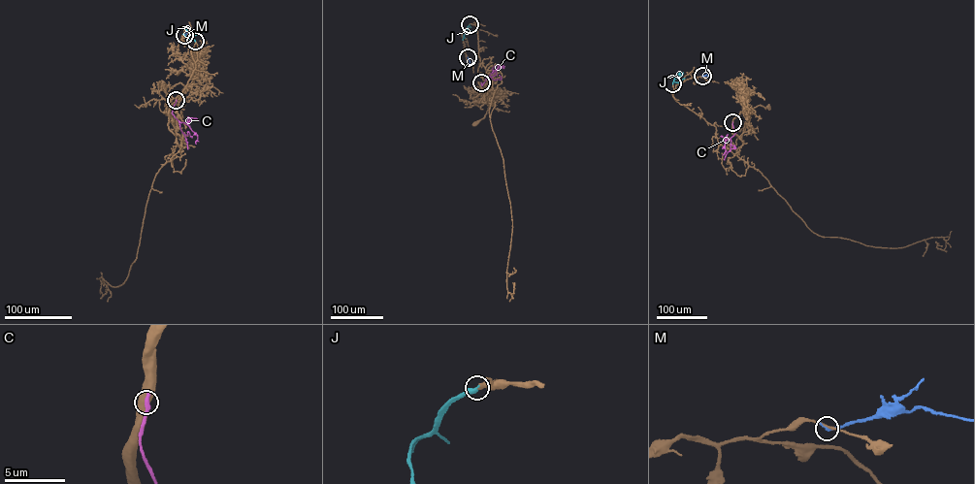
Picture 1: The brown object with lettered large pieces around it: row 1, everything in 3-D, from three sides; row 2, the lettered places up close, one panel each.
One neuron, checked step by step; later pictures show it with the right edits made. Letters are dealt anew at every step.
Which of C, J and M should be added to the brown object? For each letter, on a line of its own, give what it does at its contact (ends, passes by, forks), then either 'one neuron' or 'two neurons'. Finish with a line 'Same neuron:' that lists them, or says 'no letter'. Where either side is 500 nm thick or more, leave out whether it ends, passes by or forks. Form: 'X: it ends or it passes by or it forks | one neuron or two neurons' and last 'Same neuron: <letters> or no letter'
C: two neurons
J: it ends | one neuron
M: it ends | two neurons
Same neuron: J

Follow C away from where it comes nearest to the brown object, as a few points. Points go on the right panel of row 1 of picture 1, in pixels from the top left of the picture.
C: (732, 122), (736, 132), (725, 141), (726, 151), (723, 154)

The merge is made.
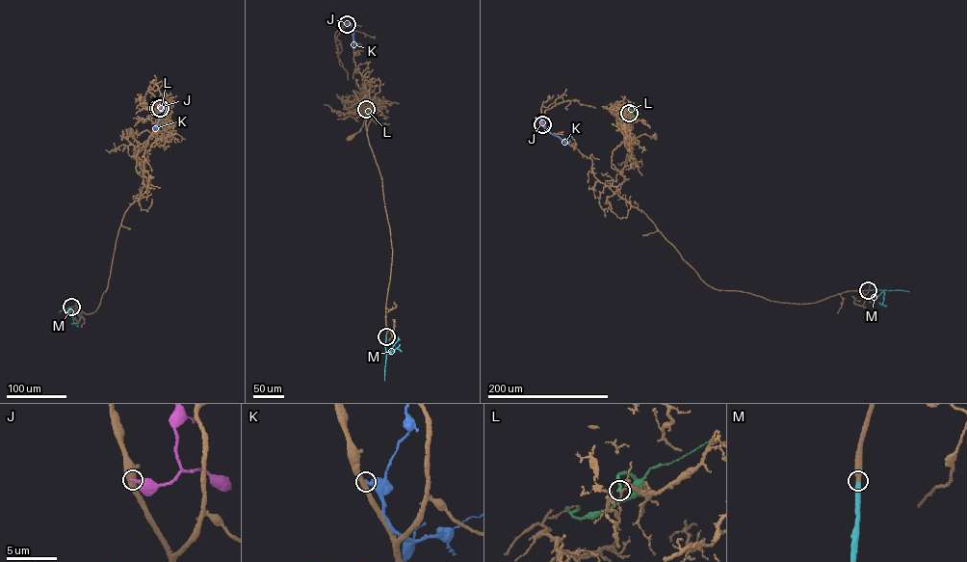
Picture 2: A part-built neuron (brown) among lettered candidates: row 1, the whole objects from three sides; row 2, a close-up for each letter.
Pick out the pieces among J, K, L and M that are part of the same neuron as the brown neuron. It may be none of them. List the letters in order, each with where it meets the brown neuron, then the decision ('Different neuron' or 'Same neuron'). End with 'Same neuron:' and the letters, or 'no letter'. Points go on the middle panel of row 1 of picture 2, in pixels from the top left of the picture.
J: Touches brown at (346, 24). Different neuron
K: Touches brown at (347, 24). Different neuron
L: Touches brown at (366, 109). Different neuron
M: Touches brown at (386, 336). Same neuron
Same neuron: M

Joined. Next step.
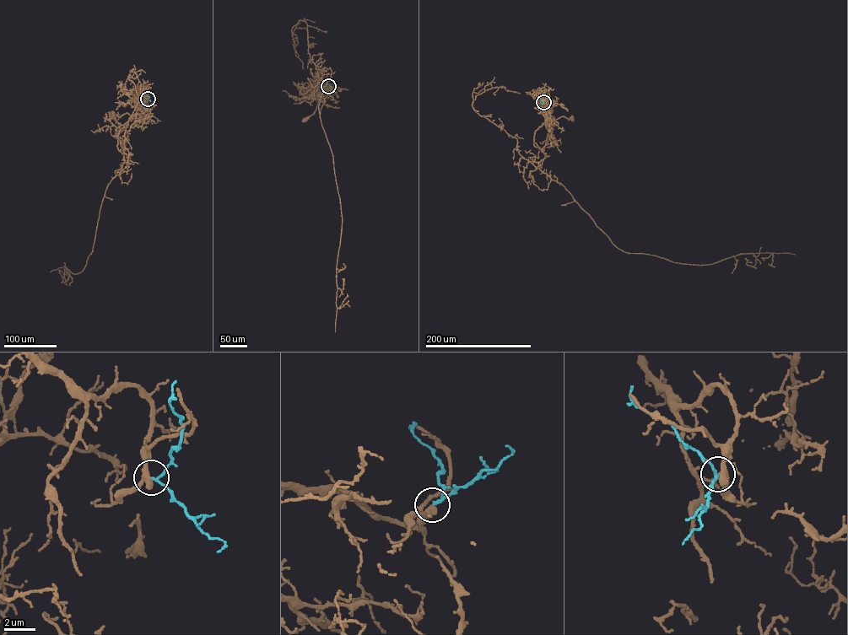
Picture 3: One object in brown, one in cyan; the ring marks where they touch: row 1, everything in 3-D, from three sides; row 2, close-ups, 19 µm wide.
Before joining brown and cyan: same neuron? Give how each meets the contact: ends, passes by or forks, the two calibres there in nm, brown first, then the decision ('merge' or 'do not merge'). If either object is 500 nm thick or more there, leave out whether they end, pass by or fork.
brown passes by; cyan passes by; 380 nm thick on the brown side, 140 nm on the other; merge

